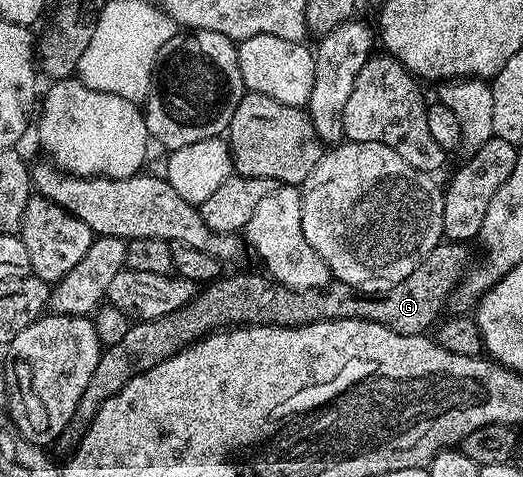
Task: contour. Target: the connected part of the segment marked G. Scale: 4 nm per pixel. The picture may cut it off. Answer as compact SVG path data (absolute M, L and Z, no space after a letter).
M439 242L422 259L420 266L416 266L416 270L404 278L404 282L396 282L396 286L381 294L367 294L337 282L301 292L271 280L266 274L257 276L250 272L247 276L223 275L205 285L190 299L190 303L180 306L180 310L172 310L172 314L164 314L160 318L131 323L120 342L103 347L102 356L96 362L96 370L92 370L92 379L88 381L88 387L74 411L69 431L75 434L85 432L96 410L100 410L100 406L108 402L108 398L112 398L112 394L120 391L129 380L136 378L136 374L144 374L144 370L160 366L160 362L172 358L189 344L219 330L248 324L299 328L321 320L371 320L400 334L423 335L427 331L426 327L430 323L433 325L443 315L441 312L446 299L455 295L463 276L471 267L470 252L466 248L469 247L462 242Z

